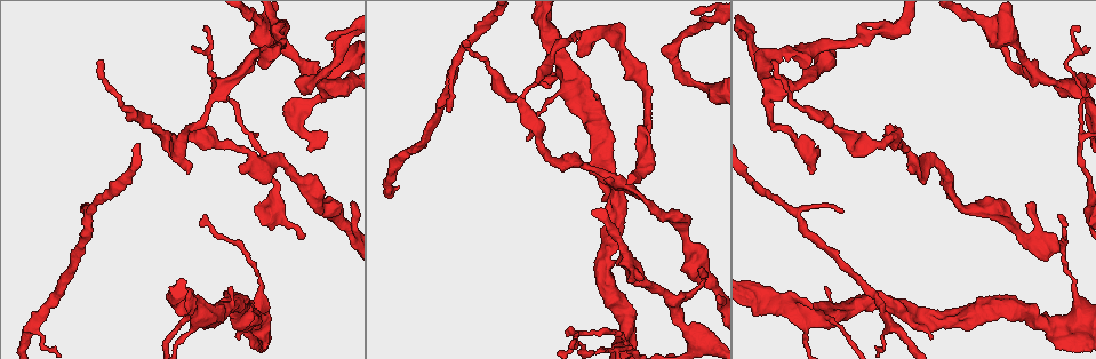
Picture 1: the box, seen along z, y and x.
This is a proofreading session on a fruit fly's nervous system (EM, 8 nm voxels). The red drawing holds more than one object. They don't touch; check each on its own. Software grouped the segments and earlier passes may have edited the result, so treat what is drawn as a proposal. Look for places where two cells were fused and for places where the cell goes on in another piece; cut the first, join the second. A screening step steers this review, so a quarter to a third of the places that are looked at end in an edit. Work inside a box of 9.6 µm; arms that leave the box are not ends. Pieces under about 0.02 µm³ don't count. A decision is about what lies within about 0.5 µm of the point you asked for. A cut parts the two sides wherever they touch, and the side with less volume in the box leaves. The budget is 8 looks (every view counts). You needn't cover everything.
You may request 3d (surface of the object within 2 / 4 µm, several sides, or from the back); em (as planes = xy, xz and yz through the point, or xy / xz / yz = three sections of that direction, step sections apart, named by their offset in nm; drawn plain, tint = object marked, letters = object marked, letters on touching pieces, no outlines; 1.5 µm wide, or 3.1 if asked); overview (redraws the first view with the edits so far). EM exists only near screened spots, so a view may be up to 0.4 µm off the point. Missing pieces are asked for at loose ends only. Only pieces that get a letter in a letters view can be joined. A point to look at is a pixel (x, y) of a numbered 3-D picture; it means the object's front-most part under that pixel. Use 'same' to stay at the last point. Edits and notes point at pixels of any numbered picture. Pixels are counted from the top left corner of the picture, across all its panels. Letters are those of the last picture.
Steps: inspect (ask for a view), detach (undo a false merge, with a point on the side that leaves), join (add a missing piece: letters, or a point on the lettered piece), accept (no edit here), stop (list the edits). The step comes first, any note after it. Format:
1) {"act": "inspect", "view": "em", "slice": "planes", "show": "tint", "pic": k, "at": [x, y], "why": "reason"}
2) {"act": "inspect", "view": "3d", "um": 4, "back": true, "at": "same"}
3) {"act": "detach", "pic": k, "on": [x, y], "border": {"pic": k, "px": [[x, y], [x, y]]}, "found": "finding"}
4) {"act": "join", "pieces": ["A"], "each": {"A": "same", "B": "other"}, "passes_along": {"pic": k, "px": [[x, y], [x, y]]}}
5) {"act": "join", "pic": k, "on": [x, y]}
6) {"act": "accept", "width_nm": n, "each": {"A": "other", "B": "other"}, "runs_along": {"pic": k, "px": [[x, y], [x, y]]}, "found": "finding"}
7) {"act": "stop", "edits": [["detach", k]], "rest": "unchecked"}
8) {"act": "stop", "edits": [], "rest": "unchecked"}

{"act": "inspect", "view": "3d", "um": 4, "pic": 1, "at": [260, 48], "why": "an open end"}

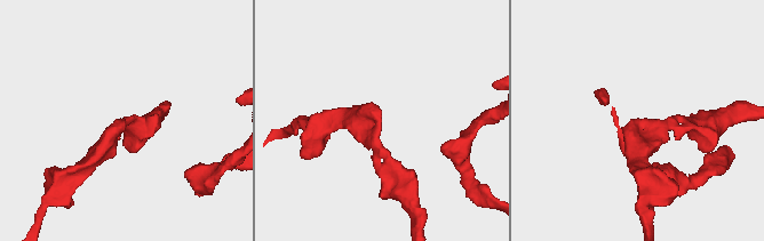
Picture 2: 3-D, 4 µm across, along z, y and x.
{"act": "inspect", "view": "em", "slice": "planes", "show": "letters", "pic": 2, "at": [648, 119]}

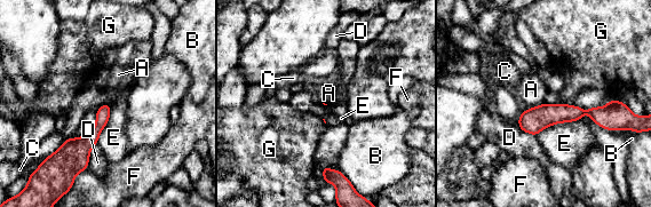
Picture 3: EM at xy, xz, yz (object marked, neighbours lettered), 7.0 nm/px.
{"act": "accept", "each": {"A": "other", "B": "other", "C": "other", "D": "other", "E": "other", "F": "other", "G": "other"}, "runs_along": {"pic": 3, "px": [[635, 122], [577, 112], [521, 124]]}, "found": "none of them fits"}

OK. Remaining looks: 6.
{"act": "inspect", "view": "3d", "um": 4, "pic": 1, "at": [811, 307]}

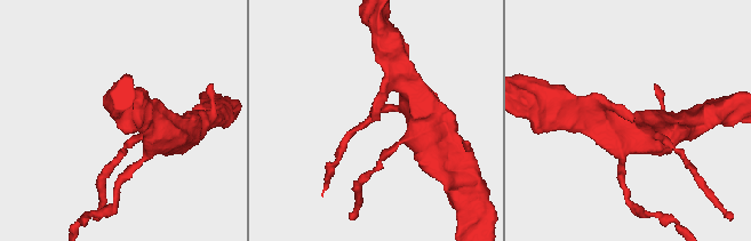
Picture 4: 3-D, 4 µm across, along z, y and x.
{"act": "inspect", "view": "em", "slice": "yz", "step": 8, "show": "letters", "pic": 4, "at": [632, 121]}

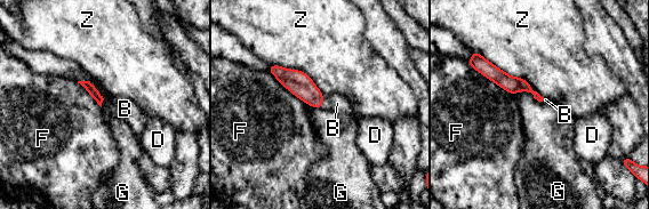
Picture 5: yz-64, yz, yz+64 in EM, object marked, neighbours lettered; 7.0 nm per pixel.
{"act": "join", "pieces": ["B"], "longest_contact_nm": ["Z", 550], "each": {"B": "same", "D": "other", "F": "other", "G": "other", "Z": "other"}, "passes_along": {"pic": 5, "px": [[297, 82], [322, 101], [337, 103]]}, "found": "it goes on there"}

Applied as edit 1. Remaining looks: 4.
{"act": "inspect", "view": "overview", "why": "redraw"}

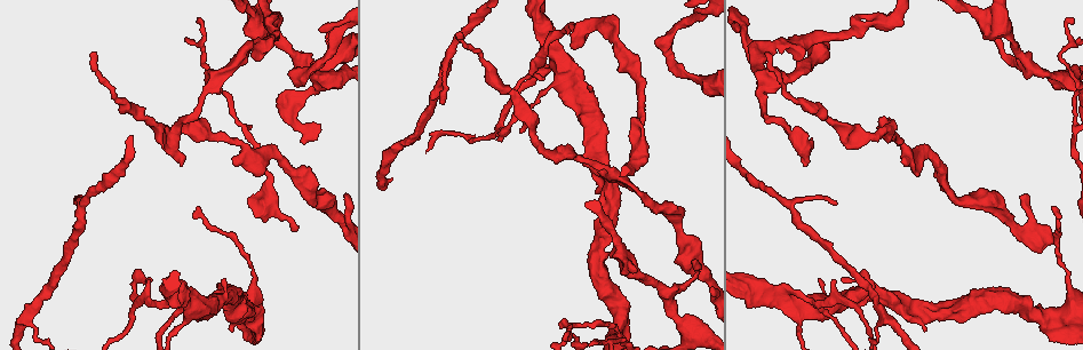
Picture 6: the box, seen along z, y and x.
{"act": "inspect", "view": "3d", "um": 4, "pic": 6, "at": [536, 64], "why": "abrupt turn"}

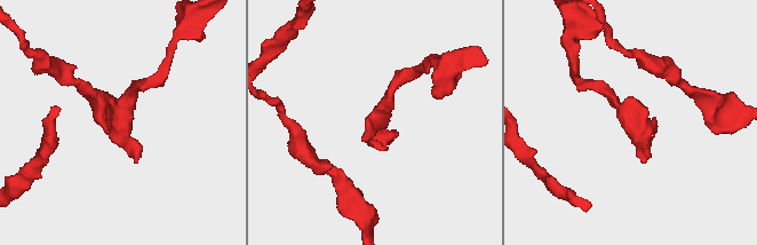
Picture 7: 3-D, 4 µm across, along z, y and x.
{"act": "inspect", "view": "em", "slice": "xy", "step": 8, "show": "tint", "pic": 7, "at": [376, 126]}

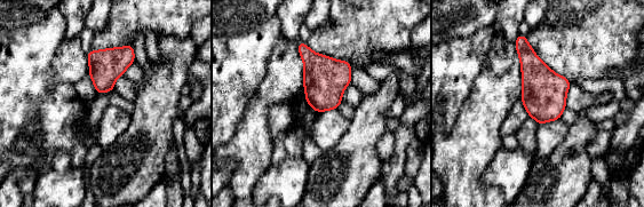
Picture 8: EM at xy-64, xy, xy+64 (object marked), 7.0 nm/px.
{"act": "inspect", "view": "em", "slice": "planes", "show": "letters", "at": "same"}

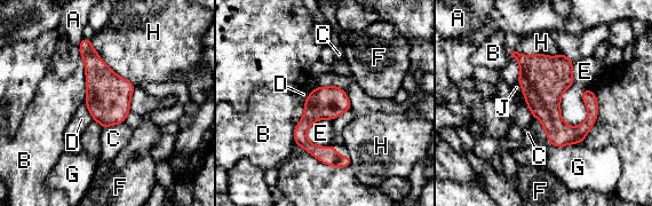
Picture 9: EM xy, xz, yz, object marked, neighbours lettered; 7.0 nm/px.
{"act": "accept", "width_nm": 220, "each": {"A": "other", "B": "other", "C": "other", "D": "other", "E": "other", "F": "other", "G": "other", "H": "other", "J": "other"}, "border": {"pic": 9, "px": [[574, 62], [561, 97], [572, 127]]}, "found": "all the same cell"}

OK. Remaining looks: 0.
{"act": "stop", "edits": [["join", 5]], "rest": "unchecked"}

